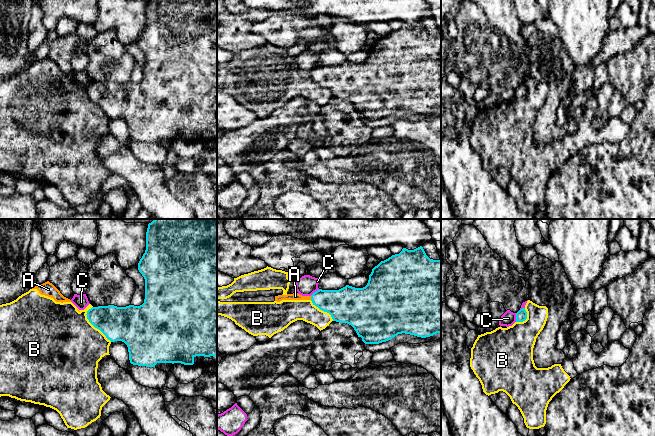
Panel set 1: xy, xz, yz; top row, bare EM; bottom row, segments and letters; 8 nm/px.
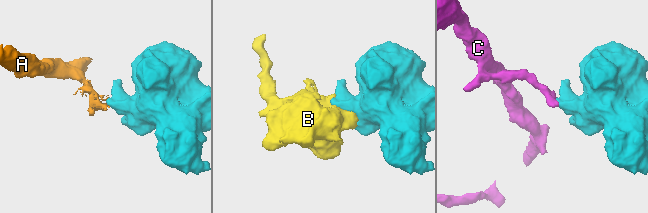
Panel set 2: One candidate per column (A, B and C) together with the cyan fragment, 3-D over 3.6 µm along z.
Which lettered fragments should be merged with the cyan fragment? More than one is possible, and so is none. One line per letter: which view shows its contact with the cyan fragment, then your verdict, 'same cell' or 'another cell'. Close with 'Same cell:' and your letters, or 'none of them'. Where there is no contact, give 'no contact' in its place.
A: xz | another cell
B: xy | another cell
C: xz | another cell
Same cell: none of them

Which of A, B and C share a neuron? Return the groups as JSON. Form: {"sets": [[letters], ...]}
{"sets": [["A", "B"], ["C"]]}

